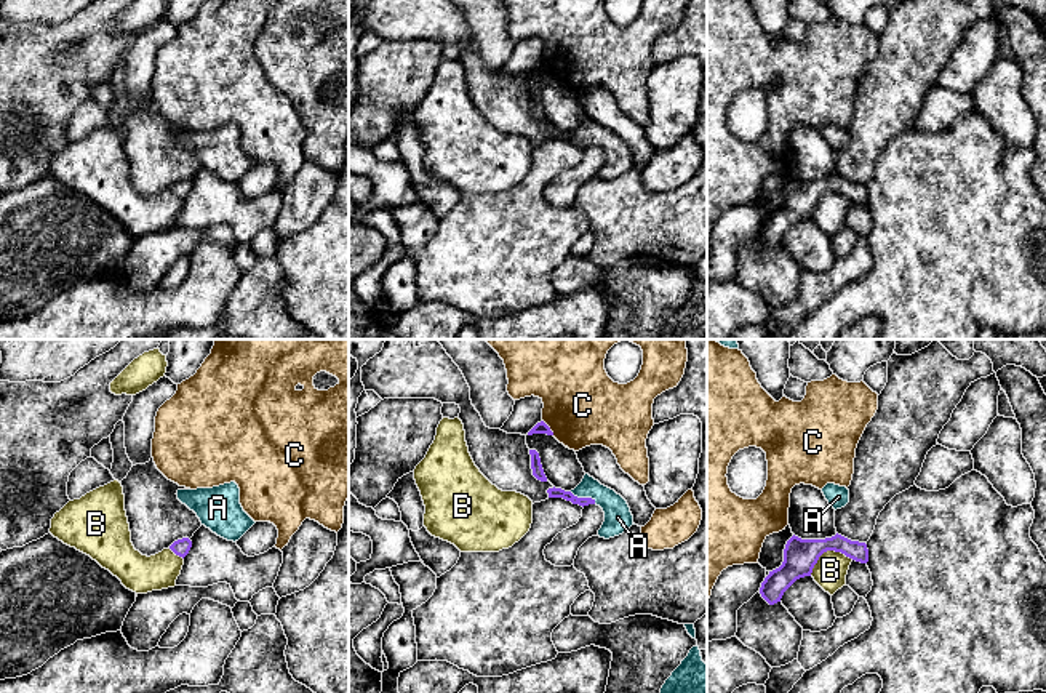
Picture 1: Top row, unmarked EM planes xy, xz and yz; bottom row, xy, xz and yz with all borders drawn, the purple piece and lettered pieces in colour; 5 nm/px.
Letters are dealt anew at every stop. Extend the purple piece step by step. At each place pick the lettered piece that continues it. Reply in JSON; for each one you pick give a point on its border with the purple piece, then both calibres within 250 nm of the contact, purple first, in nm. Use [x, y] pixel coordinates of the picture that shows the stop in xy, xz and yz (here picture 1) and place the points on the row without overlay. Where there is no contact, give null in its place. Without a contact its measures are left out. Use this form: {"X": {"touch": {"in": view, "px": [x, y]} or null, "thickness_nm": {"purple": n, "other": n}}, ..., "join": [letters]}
{"A": {"touch": {"in": "xz", "px": [582, 140]}, "thickness_nm": {"purple": 50, "other": 140}}, "join": ["A"]}

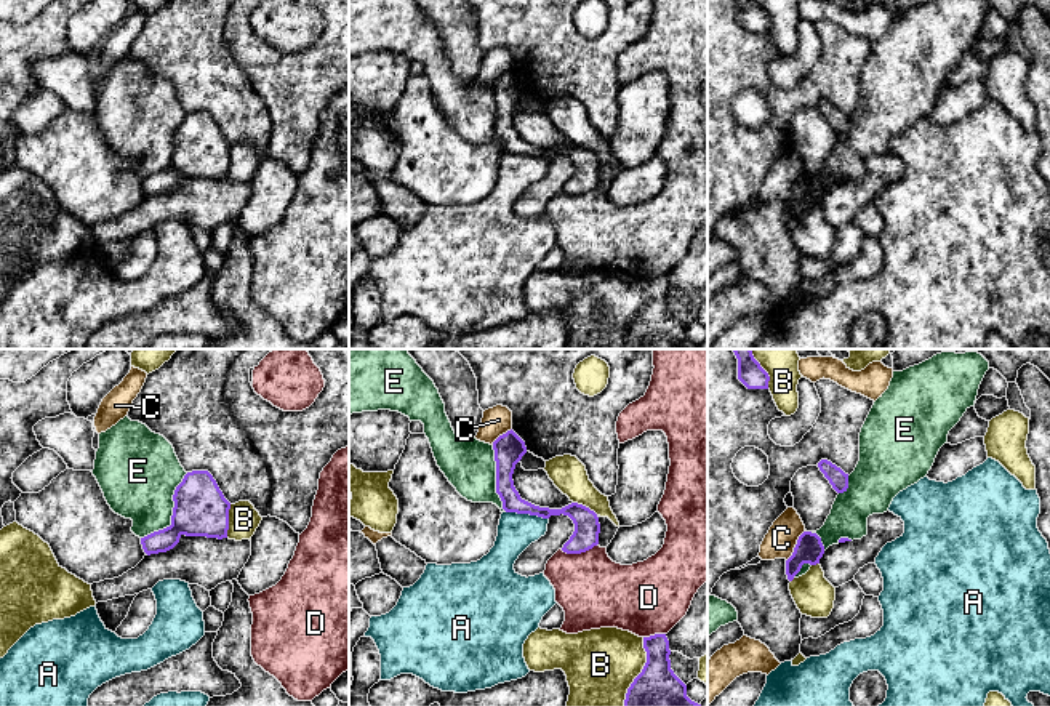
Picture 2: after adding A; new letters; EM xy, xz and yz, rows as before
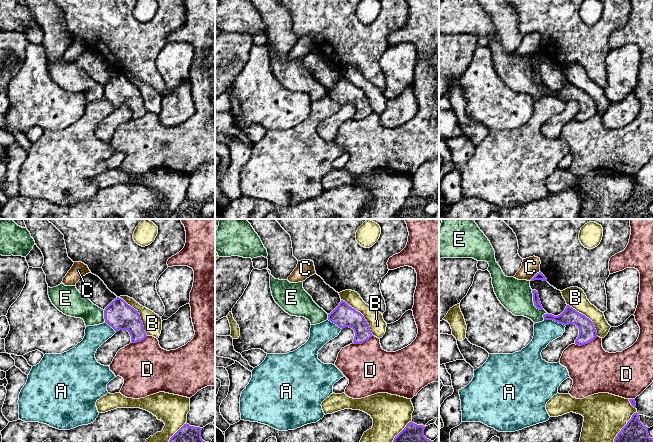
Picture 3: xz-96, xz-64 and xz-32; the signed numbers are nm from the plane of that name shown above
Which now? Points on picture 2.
{"join": []}

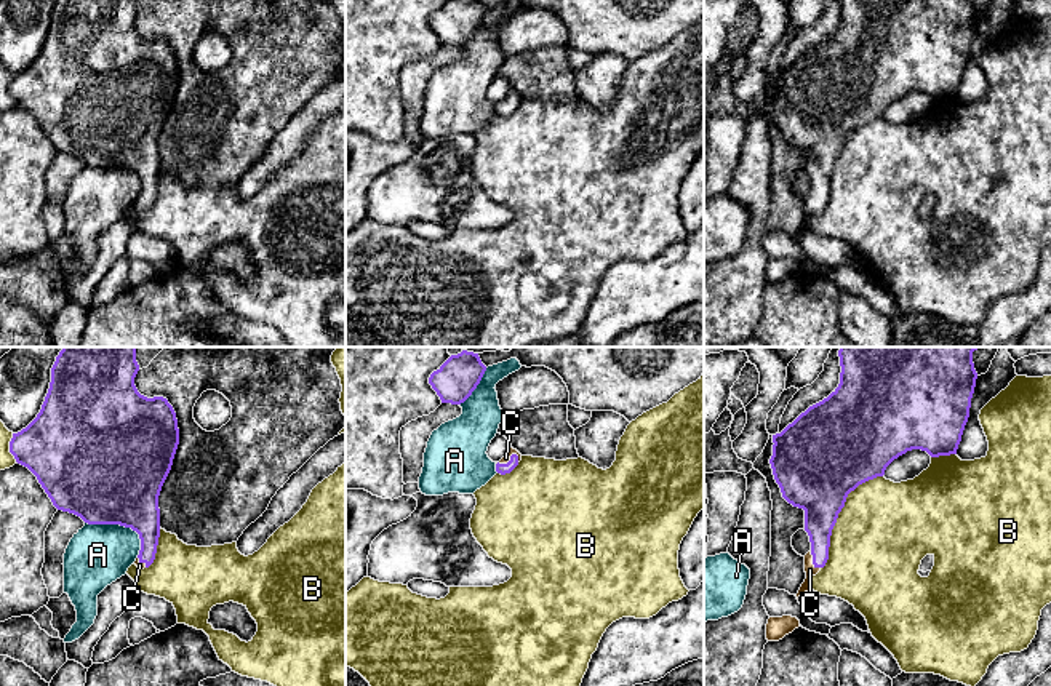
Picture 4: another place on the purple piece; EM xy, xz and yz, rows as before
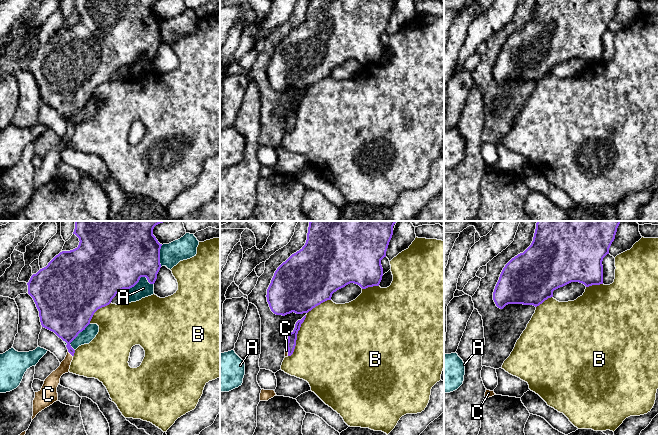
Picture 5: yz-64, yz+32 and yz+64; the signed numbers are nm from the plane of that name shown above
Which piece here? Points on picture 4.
{"C": {"touch": {"in": "xz", "px": [509, 103]}, "thickness_nm": {"purple": 60, "other": 40}}, "join": ["C"]}

